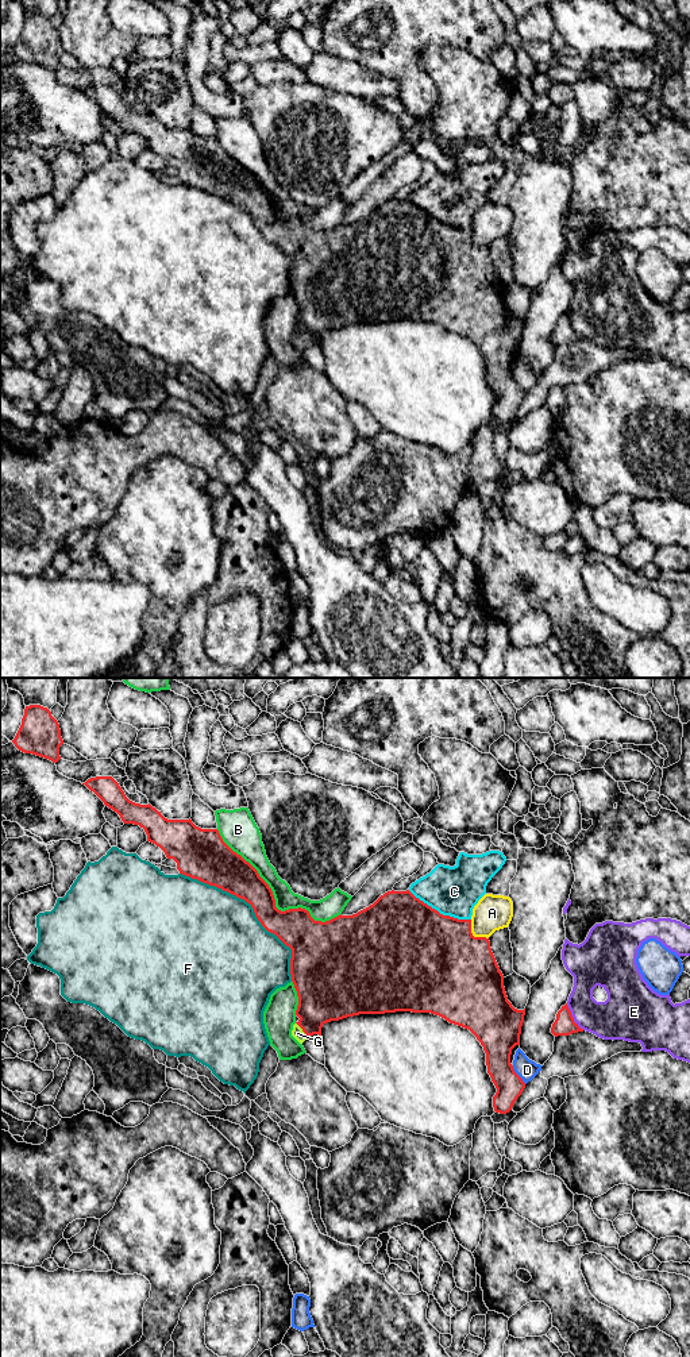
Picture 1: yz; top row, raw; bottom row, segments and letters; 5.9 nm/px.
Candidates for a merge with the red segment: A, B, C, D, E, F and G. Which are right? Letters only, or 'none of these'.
G

